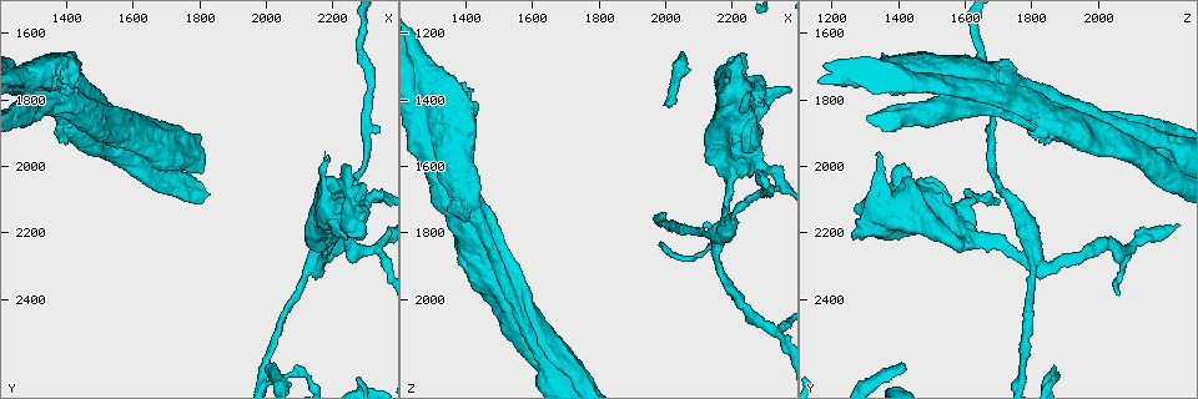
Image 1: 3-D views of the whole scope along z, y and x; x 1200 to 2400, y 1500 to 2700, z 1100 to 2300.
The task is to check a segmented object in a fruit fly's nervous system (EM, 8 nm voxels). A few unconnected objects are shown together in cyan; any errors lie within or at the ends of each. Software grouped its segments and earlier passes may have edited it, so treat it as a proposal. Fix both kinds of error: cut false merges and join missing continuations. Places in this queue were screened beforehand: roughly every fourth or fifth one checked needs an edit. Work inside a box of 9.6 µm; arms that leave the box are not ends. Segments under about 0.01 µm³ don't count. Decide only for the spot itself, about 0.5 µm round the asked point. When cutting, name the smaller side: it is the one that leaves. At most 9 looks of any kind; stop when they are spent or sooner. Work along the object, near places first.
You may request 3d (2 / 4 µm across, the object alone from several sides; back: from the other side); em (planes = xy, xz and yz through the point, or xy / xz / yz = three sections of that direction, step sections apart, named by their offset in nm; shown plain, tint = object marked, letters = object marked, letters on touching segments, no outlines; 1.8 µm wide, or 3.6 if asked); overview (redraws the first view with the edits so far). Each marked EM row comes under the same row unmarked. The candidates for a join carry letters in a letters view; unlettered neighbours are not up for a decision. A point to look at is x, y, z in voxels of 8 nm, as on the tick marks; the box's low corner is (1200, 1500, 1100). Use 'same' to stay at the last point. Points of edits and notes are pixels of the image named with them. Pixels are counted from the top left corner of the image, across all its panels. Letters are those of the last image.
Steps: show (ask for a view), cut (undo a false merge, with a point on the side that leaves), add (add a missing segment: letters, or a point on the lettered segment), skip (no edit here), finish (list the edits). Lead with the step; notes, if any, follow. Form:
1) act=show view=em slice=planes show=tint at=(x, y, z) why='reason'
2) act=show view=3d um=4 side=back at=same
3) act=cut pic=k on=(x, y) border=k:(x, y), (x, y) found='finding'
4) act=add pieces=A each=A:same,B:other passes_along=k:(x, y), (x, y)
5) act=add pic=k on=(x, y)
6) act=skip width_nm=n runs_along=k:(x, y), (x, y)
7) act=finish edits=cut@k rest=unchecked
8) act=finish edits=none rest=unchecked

act=show view=em um=3.6 slice=xz step=8 show=tint at=(1390, 1890, 1850) why='closes a loop'

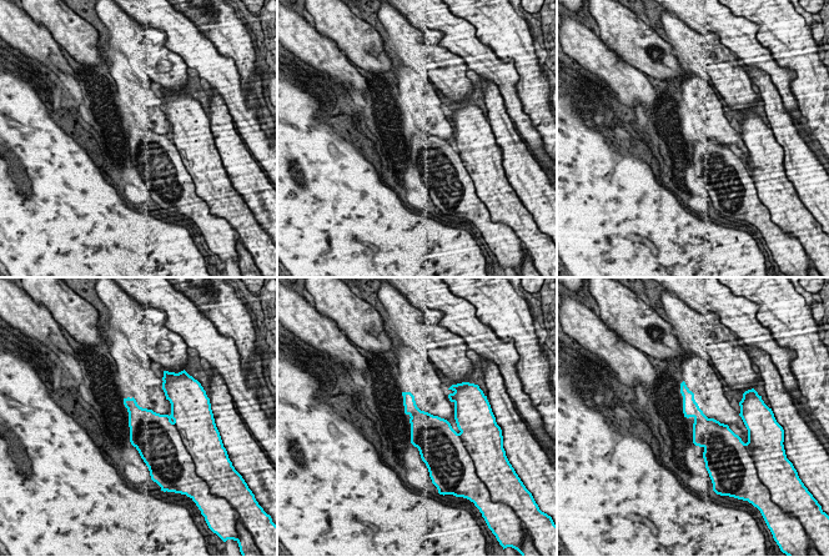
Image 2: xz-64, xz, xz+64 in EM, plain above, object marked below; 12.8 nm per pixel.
act=show view=em um=3.6 slice=planes show=tint at=same why='another direction'

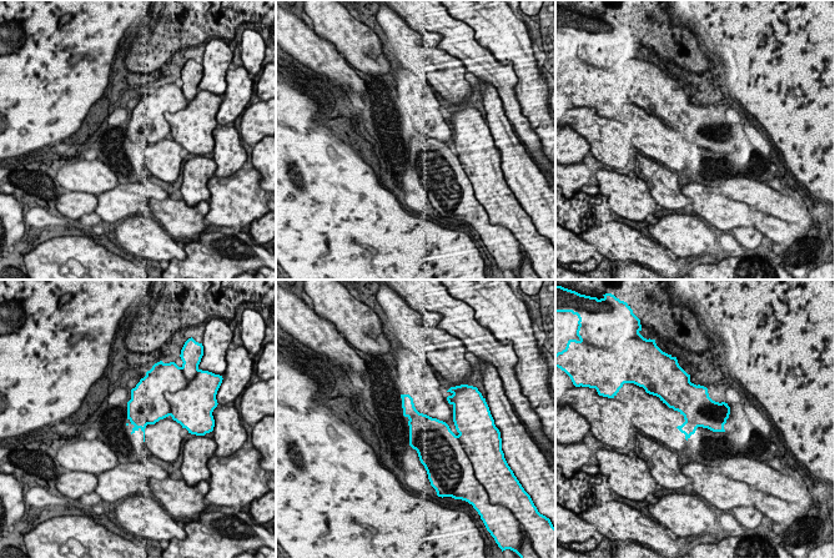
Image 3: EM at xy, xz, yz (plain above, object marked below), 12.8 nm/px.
act=show view=em um=3.6 slice=planes show=letters at=same why='what lies round it'

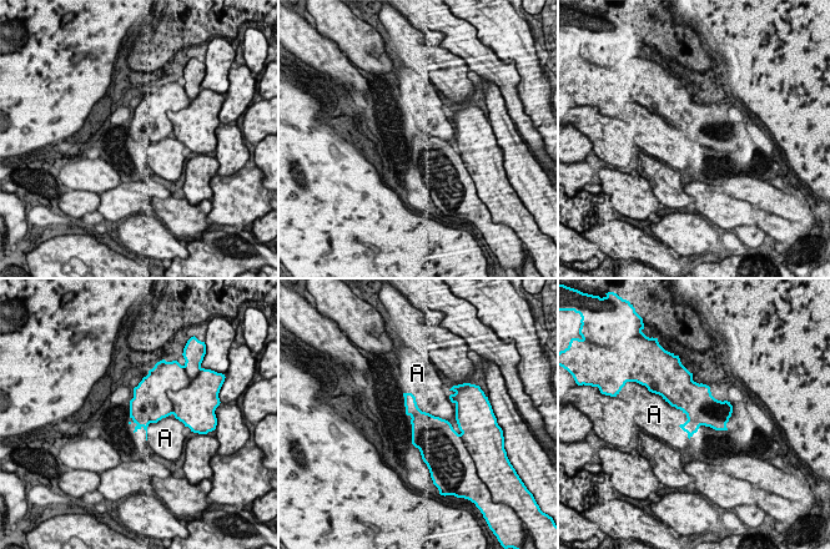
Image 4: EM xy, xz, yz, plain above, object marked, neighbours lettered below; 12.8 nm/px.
act=cut pic=4 on=(154, 404) width_nm=360 each=A:other found='two neurons meet here'

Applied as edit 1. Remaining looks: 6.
act=show view=3d um=4 at=(2260, 2010, 1380) why='thick end'

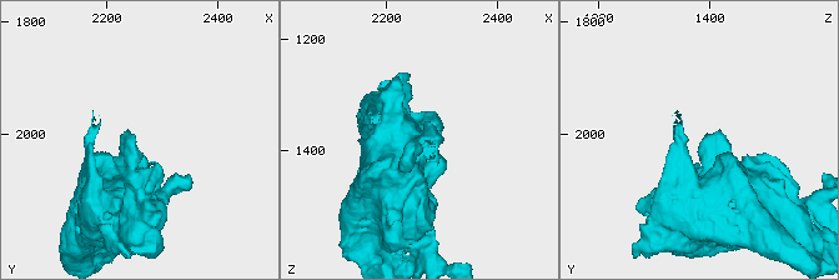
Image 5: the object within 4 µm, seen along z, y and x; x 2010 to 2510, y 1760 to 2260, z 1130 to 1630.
act=show view=em slice=xy step=8 show=tint at=(2250, 2010, 1385)

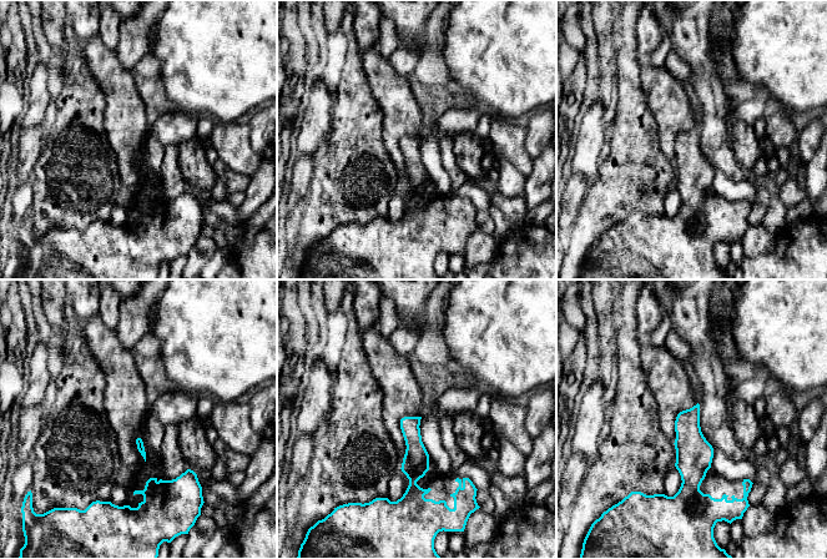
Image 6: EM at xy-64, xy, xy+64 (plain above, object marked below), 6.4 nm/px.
act=show view=em slice=planes show=letters at=same why='cut it another way'

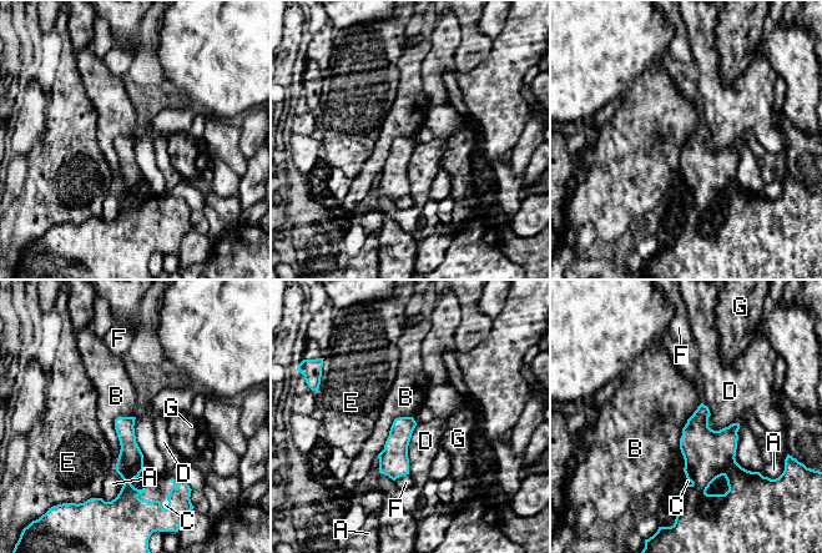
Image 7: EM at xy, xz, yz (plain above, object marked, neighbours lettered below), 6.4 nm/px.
act=add pieces=C each=A:other,B:other,C:same,D:other,E:other,F:other,G:other passes_along=7:(119, 531), (137, 497), (156, 487) found='it goes on there'

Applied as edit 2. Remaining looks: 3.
act=show view=em slice=xy step=8 show=letters at=(2000, 2620, 1420) why='end of a long branch'

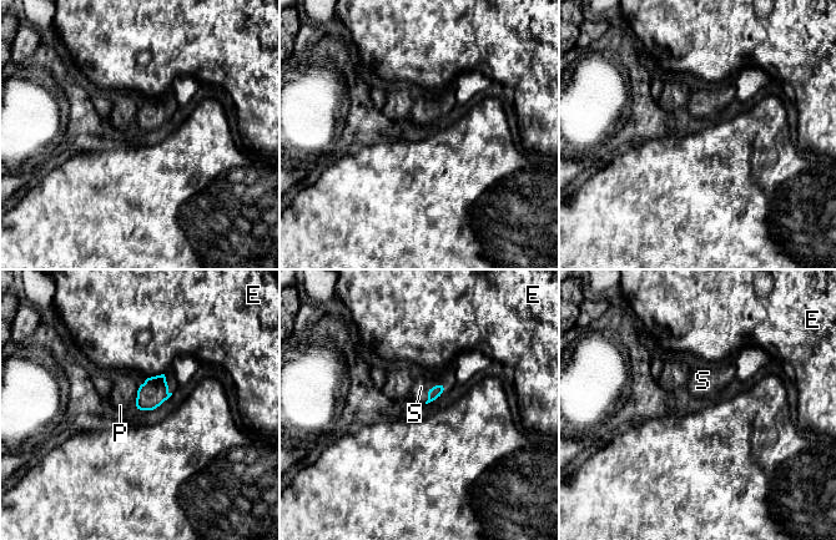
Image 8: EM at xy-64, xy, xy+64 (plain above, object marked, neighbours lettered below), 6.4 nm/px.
act=show view=em slice=yz step=16 show=letters at=same why='another direction'

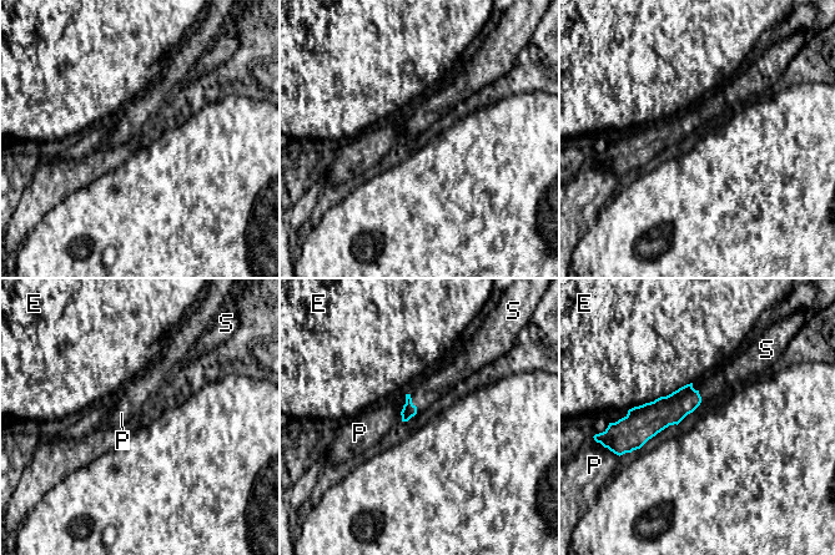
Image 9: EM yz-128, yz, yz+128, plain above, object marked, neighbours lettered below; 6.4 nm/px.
act=add pieces=S longest_contact=E:460nm each=E:other,P:other,S:same passes_along=9:(408, 410), (412, 403), (434, 387) found='it goes on there'

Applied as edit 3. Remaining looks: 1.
act=finish edits=cut@4,add@7,add@9 rest=unchecked

